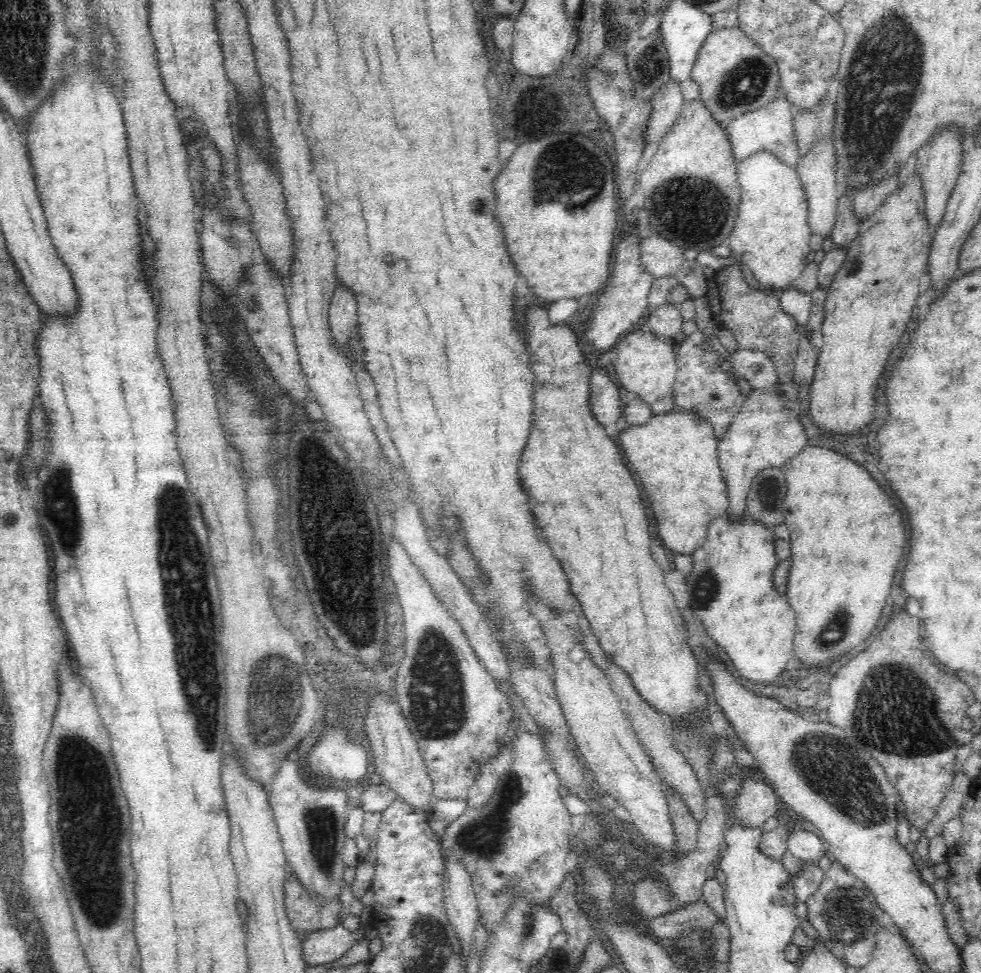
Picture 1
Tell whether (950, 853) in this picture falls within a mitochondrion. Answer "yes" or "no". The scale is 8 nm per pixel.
no

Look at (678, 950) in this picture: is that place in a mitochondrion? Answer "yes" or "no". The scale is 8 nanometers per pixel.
no

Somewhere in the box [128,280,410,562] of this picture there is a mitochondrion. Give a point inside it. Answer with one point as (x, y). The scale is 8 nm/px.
(333, 508)

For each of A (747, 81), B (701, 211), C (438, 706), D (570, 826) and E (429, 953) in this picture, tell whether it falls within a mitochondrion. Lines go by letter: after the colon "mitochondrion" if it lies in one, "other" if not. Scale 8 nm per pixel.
A: mitochondrion
B: mitochondrion
C: mitochondrion
D: other
E: mitochondrion

